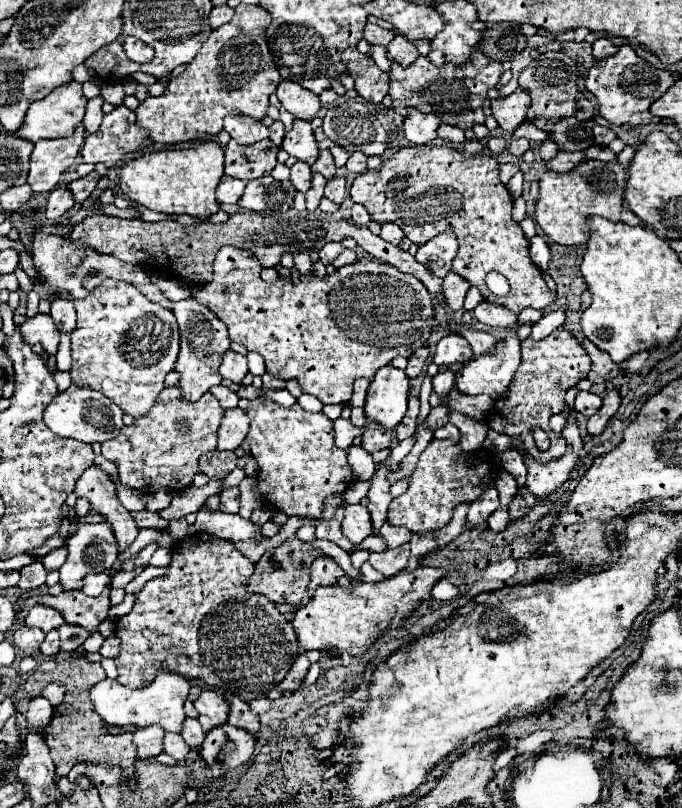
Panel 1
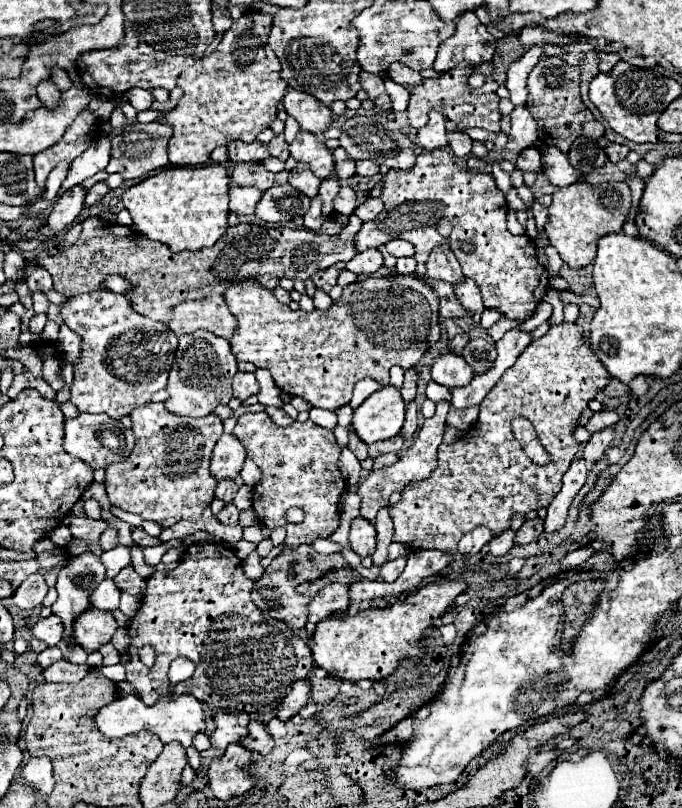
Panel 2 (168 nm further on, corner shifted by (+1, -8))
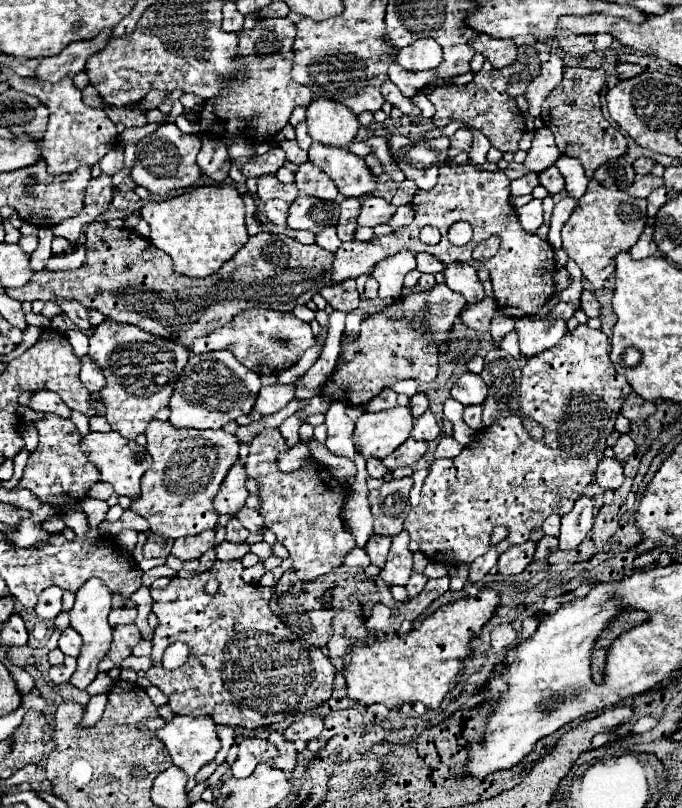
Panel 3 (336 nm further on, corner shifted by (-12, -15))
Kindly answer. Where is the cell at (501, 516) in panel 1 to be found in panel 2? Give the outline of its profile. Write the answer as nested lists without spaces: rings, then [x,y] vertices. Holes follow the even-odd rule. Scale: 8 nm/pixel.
[[[508,529],[506,533],[492,537],[492,541],[488,543],[488,553],[494,555],[494,557],[502,557],[502,555],[506,555],[512,547],[514,547],[514,531]]]

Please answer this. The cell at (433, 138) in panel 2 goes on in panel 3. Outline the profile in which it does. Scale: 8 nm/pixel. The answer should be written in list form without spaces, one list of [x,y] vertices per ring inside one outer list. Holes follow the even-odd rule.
[[[459,128],[459,130],[457,130],[453,136],[451,136],[449,156],[453,158],[453,156],[457,156],[459,152],[463,152],[463,150],[469,150],[471,142],[473,142],[473,134],[471,134],[469,130],[465,130],[465,128]]]

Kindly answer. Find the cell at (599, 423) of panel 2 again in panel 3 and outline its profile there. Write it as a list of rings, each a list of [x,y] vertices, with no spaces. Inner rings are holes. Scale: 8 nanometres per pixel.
[[[621,434],[619,440],[617,440],[617,444],[613,446],[613,450],[615,450],[615,456],[617,456],[621,462],[625,462],[625,458],[635,452],[635,442],[629,438],[629,434]]]

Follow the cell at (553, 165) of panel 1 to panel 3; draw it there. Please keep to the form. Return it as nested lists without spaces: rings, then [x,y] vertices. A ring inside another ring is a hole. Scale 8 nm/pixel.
[[[637,174],[635,180],[633,180],[633,184],[629,184],[625,188],[625,192],[631,194],[631,196],[635,196],[635,198],[647,198],[659,186],[663,186],[663,178],[657,178],[653,174],[645,174],[645,176]]]

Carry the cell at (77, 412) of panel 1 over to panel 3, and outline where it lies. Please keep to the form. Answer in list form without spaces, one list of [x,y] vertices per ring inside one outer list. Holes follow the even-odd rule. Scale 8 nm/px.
[[[89,432],[81,440],[81,450],[97,466],[97,470],[101,472],[101,480],[113,484],[119,496],[121,494],[129,498],[139,496],[139,480],[143,472],[151,466],[151,456],[143,446],[139,446],[135,440],[121,436],[119,432]]]

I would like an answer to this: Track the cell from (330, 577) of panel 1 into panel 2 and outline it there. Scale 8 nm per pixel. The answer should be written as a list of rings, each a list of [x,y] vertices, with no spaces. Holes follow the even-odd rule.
[[[340,583],[326,585],[308,605],[310,617],[306,629],[314,629],[316,623],[324,621],[328,615],[344,615],[348,611],[350,599],[348,599],[348,587]]]

